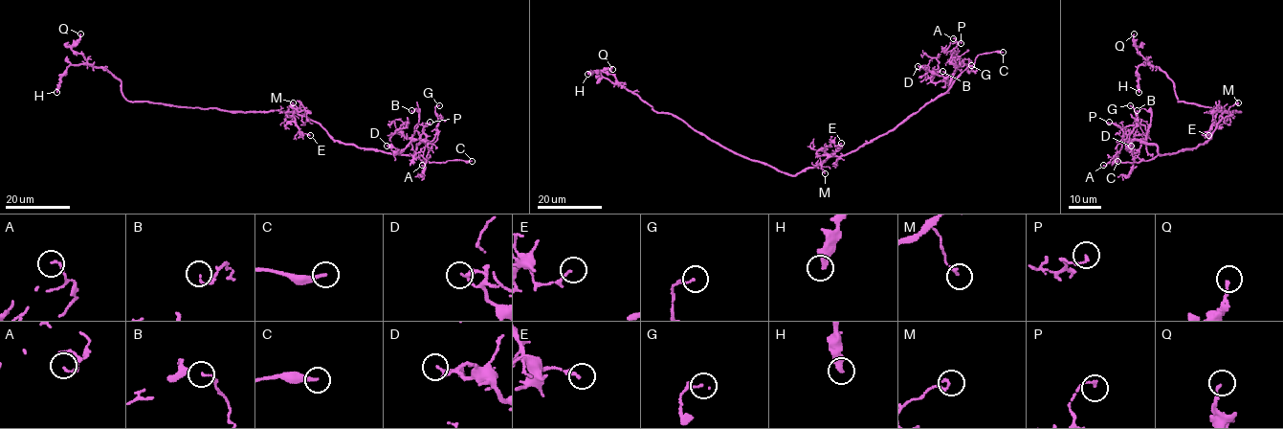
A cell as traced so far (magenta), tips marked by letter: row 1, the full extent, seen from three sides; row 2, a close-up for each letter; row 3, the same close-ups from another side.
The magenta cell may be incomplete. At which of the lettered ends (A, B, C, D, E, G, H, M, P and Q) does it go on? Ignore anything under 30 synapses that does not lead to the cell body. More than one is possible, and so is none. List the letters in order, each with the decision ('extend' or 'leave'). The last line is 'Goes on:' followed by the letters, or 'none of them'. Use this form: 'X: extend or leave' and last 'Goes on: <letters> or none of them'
A: leave
B: leave
C: extend
D: leave
E: leave
G: leave
H: leave
M: leave
P: leave
Q: leave
Goes on: C

